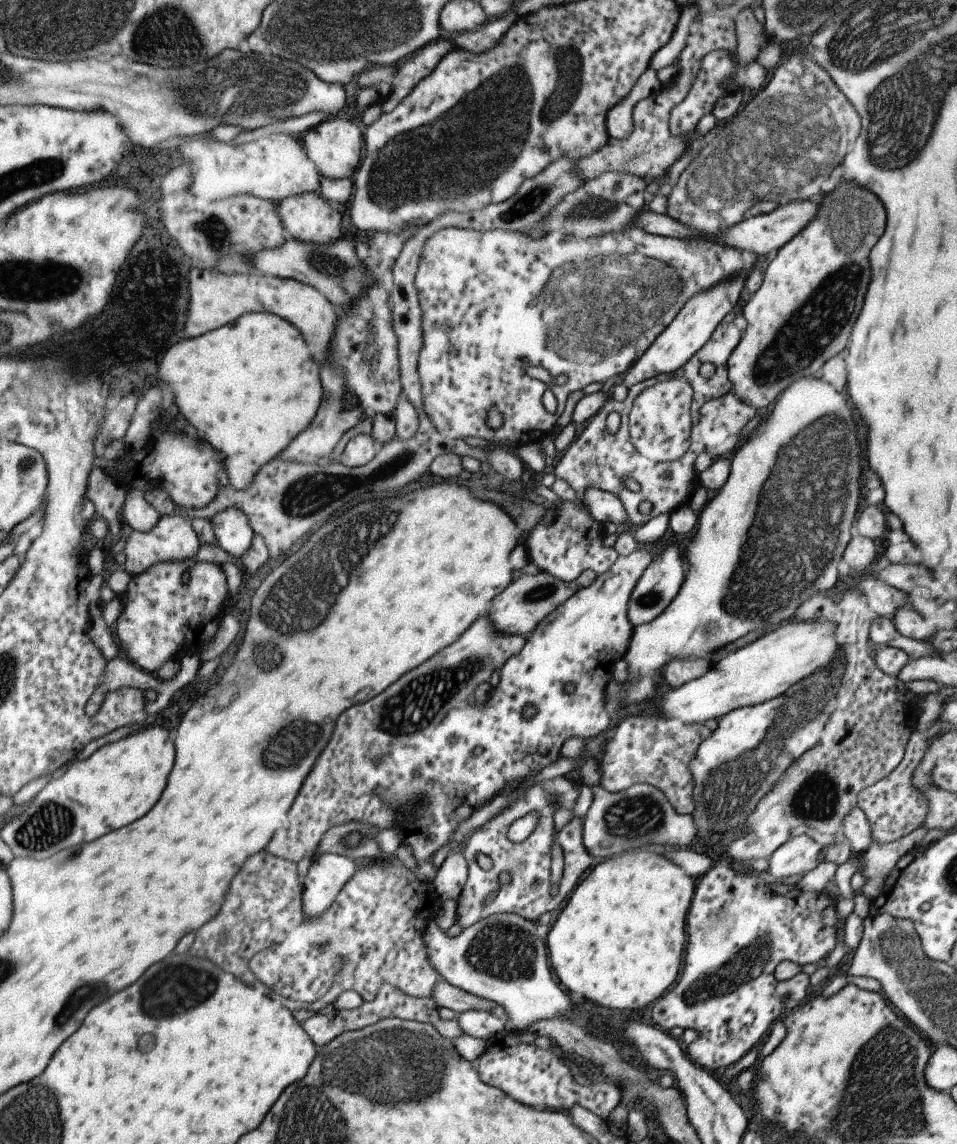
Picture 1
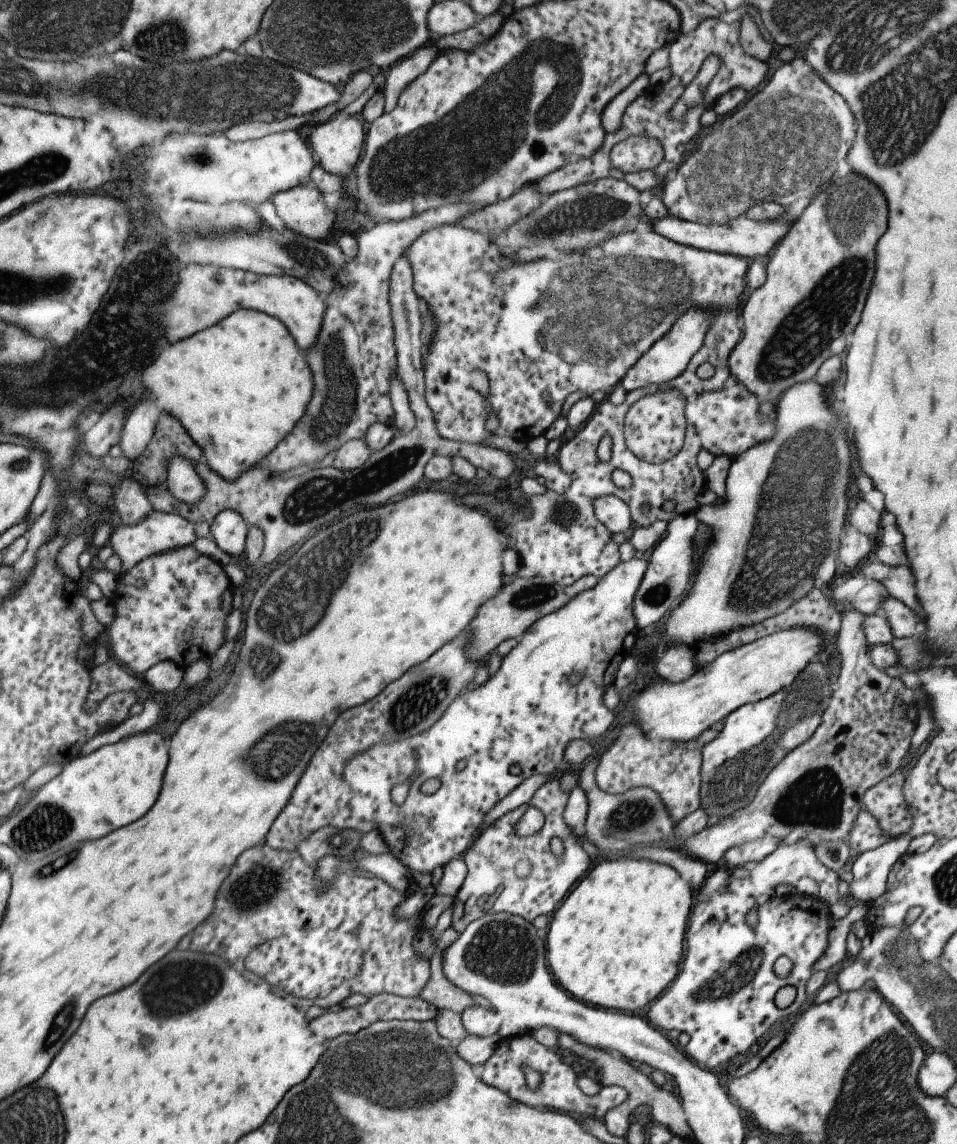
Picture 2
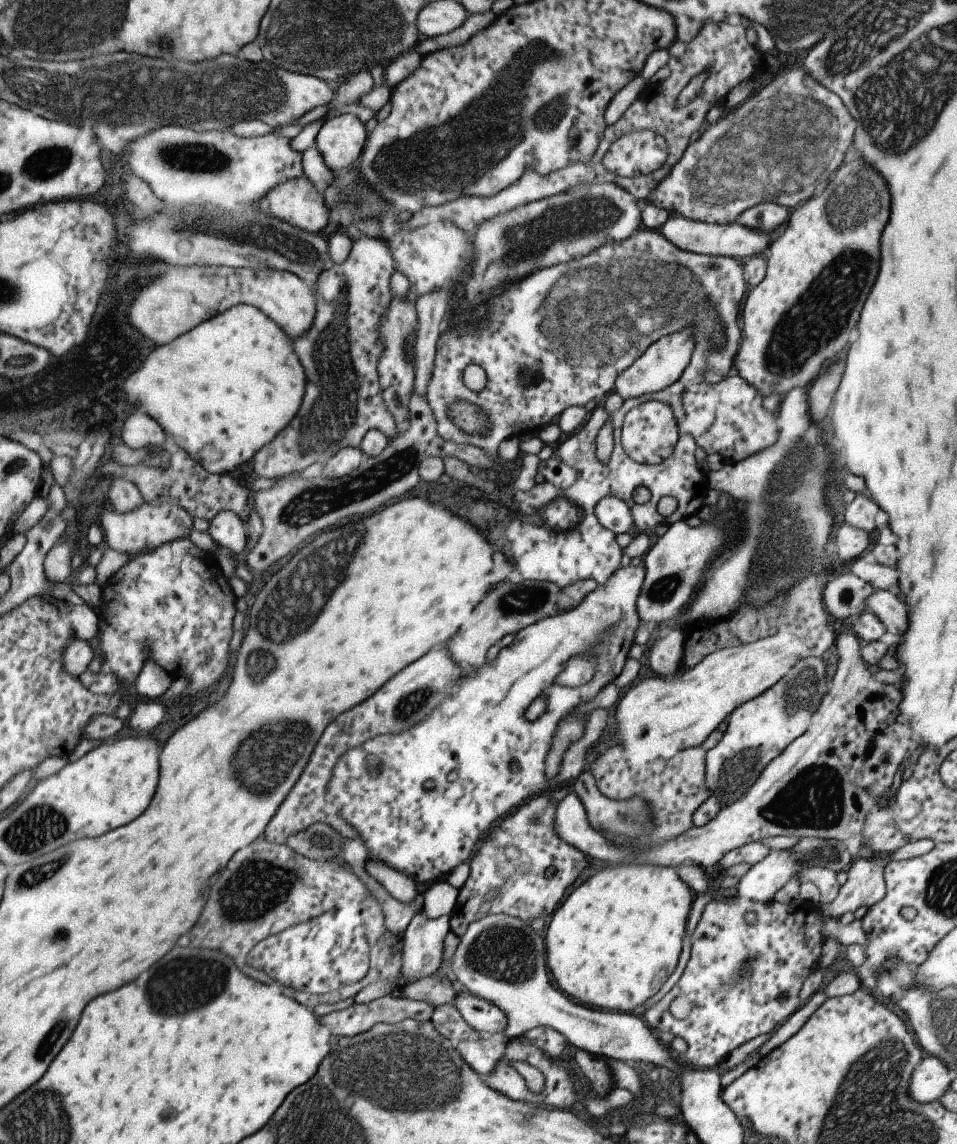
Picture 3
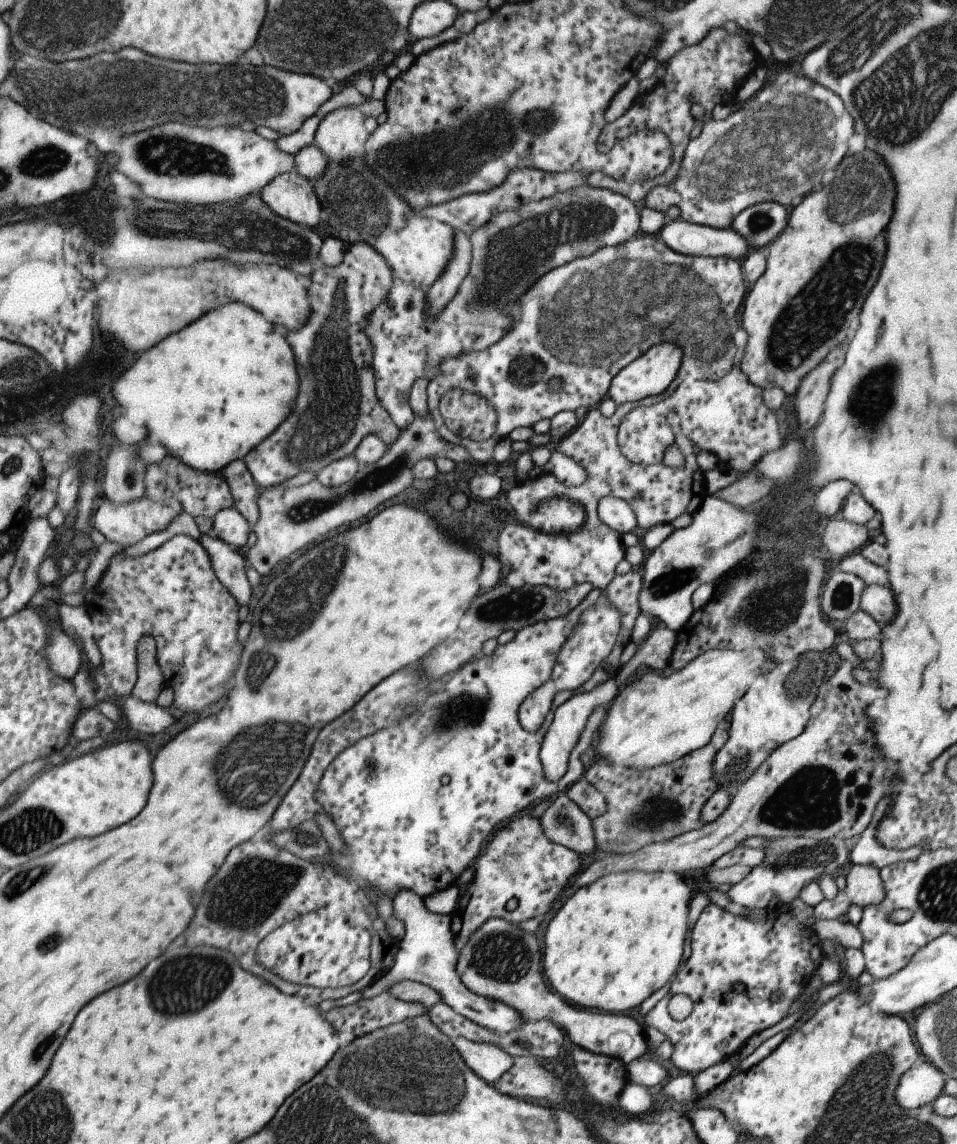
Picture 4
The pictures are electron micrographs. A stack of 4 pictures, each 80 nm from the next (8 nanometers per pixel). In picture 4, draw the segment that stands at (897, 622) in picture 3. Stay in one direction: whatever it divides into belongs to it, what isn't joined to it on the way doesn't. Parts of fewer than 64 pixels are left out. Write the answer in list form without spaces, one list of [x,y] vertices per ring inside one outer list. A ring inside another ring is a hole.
[[[869,585],[865,586],[860,594],[860,609],[866,612],[877,622],[885,626],[895,618],[897,606],[893,600],[893,594],[885,586]]]

